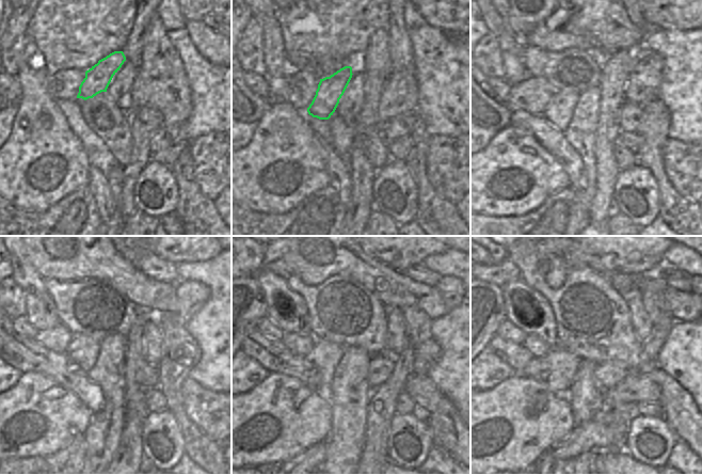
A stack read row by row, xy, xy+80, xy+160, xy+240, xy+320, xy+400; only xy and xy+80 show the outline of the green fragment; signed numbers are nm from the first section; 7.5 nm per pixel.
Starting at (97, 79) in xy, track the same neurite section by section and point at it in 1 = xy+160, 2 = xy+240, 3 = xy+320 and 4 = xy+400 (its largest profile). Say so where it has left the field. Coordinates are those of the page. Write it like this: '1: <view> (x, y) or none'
1: xy+160 (559, 110)
2: xy+240 (83, 349)
3: xy+320 (324, 355)
4: xy+400 (557, 369)

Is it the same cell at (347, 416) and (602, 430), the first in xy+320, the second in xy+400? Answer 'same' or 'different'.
different

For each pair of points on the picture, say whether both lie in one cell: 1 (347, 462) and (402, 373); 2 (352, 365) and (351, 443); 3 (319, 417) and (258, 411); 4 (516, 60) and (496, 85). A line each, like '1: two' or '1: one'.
1: two
2: one
3: one
4: two

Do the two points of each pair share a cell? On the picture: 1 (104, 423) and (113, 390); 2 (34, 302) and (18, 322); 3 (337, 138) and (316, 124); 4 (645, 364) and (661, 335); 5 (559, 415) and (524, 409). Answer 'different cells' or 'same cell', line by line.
1: same cell
2: different cells
3: different cells
4: same cell
5: same cell

